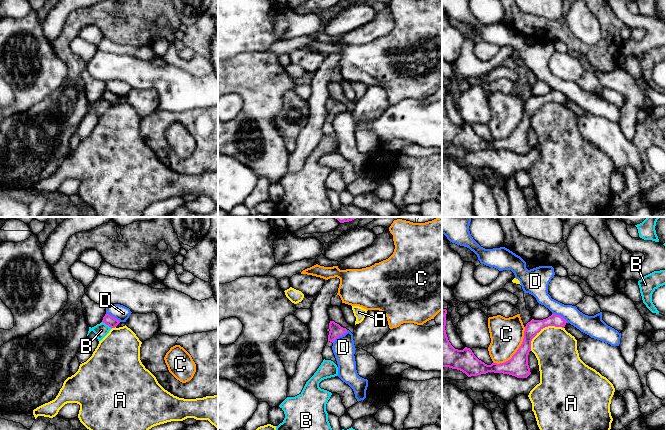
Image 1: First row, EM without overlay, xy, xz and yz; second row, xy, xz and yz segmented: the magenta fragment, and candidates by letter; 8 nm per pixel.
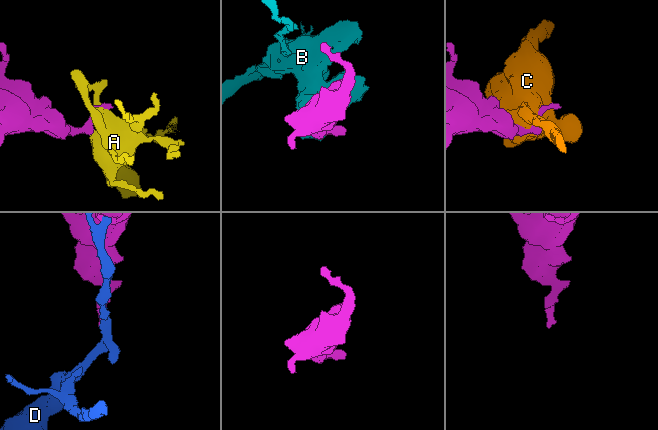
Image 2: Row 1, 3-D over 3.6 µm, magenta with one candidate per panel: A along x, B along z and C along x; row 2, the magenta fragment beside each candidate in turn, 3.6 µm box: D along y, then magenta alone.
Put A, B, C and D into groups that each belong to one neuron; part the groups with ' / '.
A / B / C / D

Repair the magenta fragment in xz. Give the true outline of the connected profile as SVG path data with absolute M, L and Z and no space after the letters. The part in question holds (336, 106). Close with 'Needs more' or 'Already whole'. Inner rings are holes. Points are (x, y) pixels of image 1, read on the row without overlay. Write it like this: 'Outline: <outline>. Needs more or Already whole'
Outline: M330 97L329 99L329 111L328 117L334 118L336 114L339 112L344 111L347 108L346 104L341 103L339 100L335 99L334 97Z. Already whole

